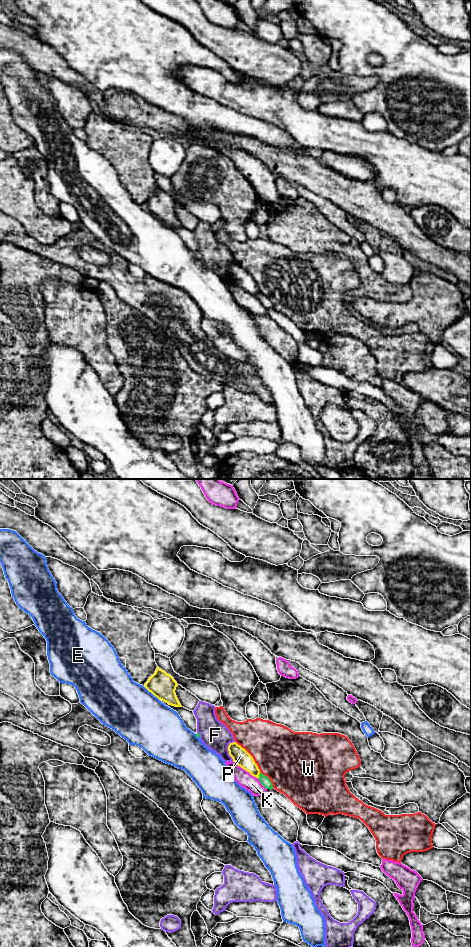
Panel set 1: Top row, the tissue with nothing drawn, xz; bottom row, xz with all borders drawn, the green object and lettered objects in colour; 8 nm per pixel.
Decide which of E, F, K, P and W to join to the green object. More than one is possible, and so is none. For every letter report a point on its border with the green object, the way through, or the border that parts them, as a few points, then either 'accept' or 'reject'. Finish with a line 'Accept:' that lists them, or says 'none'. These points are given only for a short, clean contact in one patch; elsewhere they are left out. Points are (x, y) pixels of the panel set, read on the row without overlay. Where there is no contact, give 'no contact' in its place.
E: contact xz (197, 256); reject
F: contact xz (199, 255); reject
K: contact xz (261, 303); reject
P: contact xz (259, 296); reject
W: contact xz (269, 299); reject
Accept: none

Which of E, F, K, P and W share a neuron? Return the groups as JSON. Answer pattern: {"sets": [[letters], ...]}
{"sets": [["E"], ["F"], ["K"], ["P"], ["W"]]}

